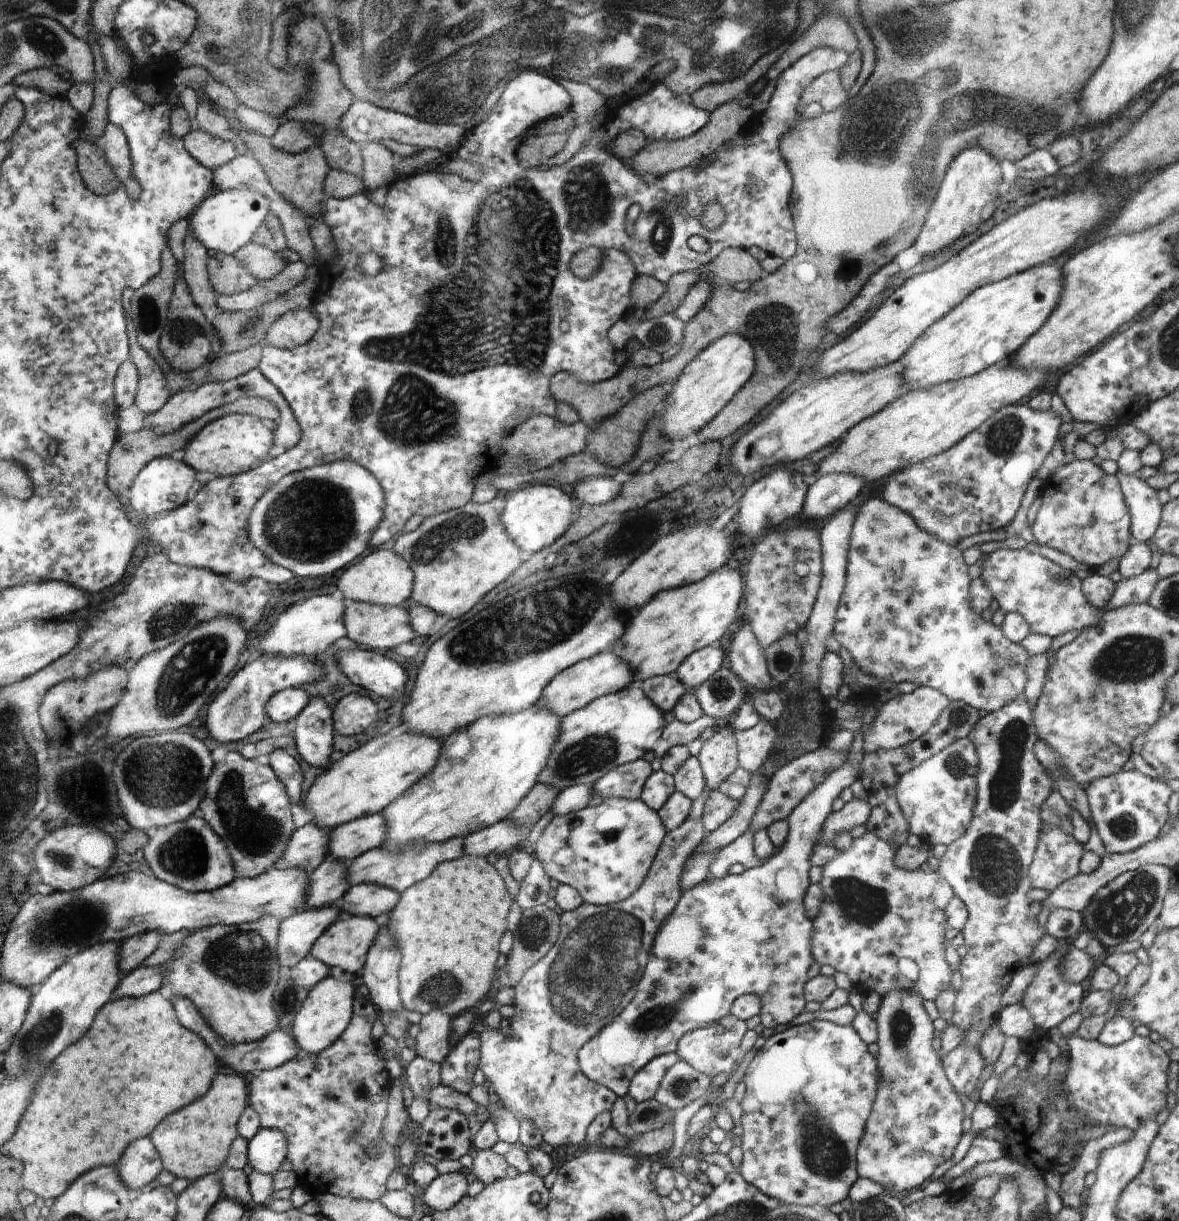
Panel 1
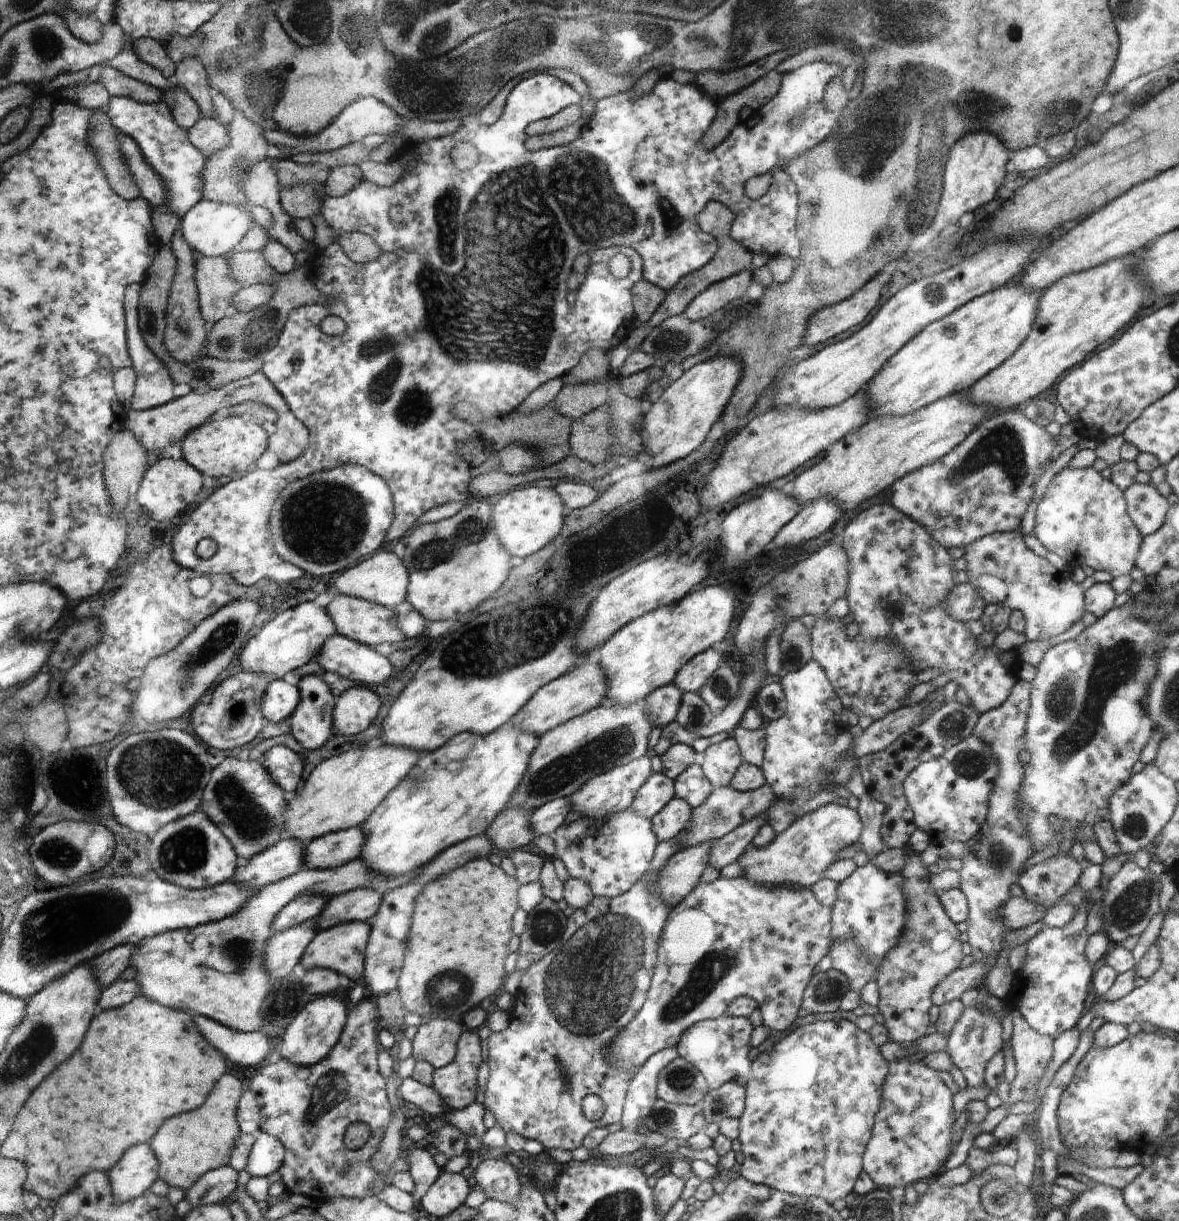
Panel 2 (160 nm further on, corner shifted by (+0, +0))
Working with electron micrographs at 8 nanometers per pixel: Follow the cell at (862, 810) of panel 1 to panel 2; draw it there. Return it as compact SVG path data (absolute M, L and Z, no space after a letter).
M836 803L820 805L816 810L796 819L786 830L778 833L766 846L747 847L737 863L745 879L762 885L791 885L810 888L824 879L824 870L840 859L840 852L861 838L864 824L854 809Z

